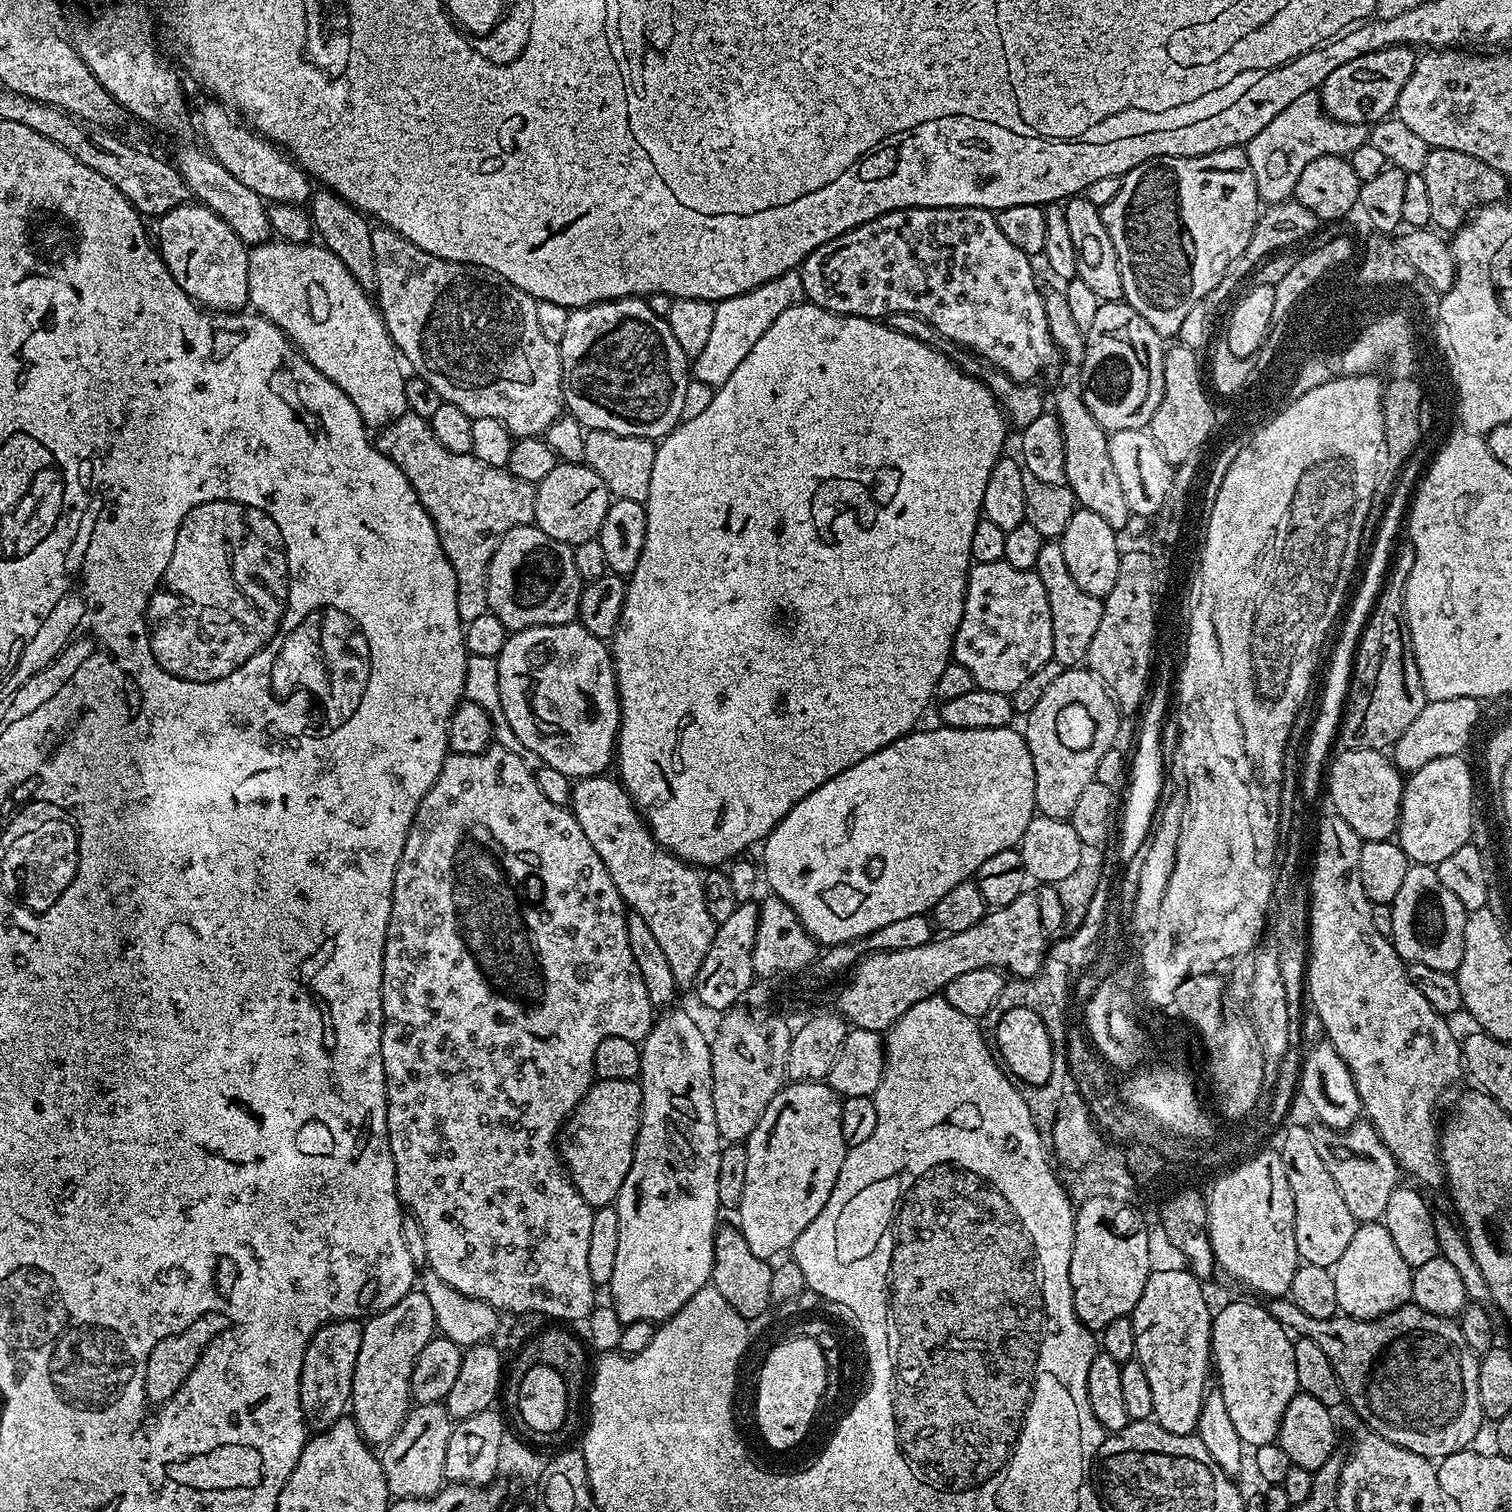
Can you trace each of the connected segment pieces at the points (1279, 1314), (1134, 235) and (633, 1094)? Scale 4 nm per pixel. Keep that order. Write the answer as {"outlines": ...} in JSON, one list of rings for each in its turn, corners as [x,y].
{"outlines":[[[[1290,1298],[1269,1299],[1266,1307],[1289,1333],[1314,1342],[1314,1346],[1319,1346],[1322,1354],[1330,1358],[1330,1366],[1334,1366],[1334,1374],[1340,1379],[1347,1403],[1352,1403],[1349,1404],[1351,1411],[1382,1438],[1406,1450],[1414,1450],[1414,1454],[1422,1454],[1433,1462],[1475,1445],[1472,1443],[1480,1432],[1480,1423],[1486,1420],[1482,1404],[1478,1402],[1480,1361],[1477,1353],[1468,1349],[1466,1338],[1462,1338],[1462,1330],[1455,1319],[1430,1314],[1414,1302],[1403,1304],[1377,1320],[1359,1320],[1343,1314],[1330,1318],[1307,1316],[1294,1306]]],[[[1237,146],[1223,148],[1201,156],[1157,156],[1154,160],[1142,162],[1138,166],[1134,166],[1134,170],[1125,174],[1120,181],[1118,194],[1114,194],[1114,198],[1109,204],[1104,205],[1102,211],[1106,230],[1110,230],[1110,242],[1114,242],[1114,250],[1118,254],[1118,266],[1122,270],[1123,301],[1133,307],[1138,314],[1142,314],[1160,336],[1176,338],[1180,335],[1182,318],[1186,318],[1186,314],[1190,314],[1190,310],[1201,307],[1205,303],[1204,299],[1207,301],[1211,297],[1214,286],[1218,286],[1218,282],[1230,266],[1230,262],[1234,262],[1234,258],[1238,258],[1238,254],[1242,254],[1242,250],[1246,250],[1246,246],[1250,242],[1250,234],[1256,225],[1256,218],[1262,211],[1262,201],[1258,194],[1258,186],[1254,182],[1254,170],[1250,170],[1248,153],[1243,147]]],[[[597,1079],[592,1087],[588,1089],[578,1102],[578,1106],[572,1111],[572,1115],[564,1121],[558,1133],[558,1151],[560,1159],[564,1165],[564,1171],[568,1173],[568,1177],[572,1180],[572,1185],[578,1190],[578,1194],[582,1194],[582,1198],[586,1198],[588,1205],[593,1210],[598,1208],[606,1208],[615,1205],[618,1194],[622,1190],[622,1182],[626,1182],[626,1174],[630,1170],[630,1162],[632,1161],[632,1151],[636,1149],[636,1135],[640,1129],[640,1103],[642,1102],[642,1090],[636,1080],[602,1080]]]]}

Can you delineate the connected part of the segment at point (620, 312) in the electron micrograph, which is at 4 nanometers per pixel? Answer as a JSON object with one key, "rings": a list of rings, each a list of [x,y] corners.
{"rings":[[[623,296],[620,300],[603,300],[585,308],[571,309],[566,318],[566,331],[564,331],[559,346],[560,361],[562,362],[564,406],[585,429],[606,430],[614,434],[626,434],[627,436],[637,436],[638,438],[659,442],[676,428],[676,425],[680,423],[685,415],[684,403],[688,400],[688,380],[690,384],[690,359],[686,353],[682,352],[682,347],[678,346],[678,341],[671,334],[670,326],[667,324],[665,317],[654,314],[654,310],[650,310],[647,299],[638,296]]]}

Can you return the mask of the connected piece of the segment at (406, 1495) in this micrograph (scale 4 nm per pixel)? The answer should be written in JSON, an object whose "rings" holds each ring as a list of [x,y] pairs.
{"rings":[[[443,1403],[409,1407],[408,1417],[387,1444],[383,1445],[380,1456],[389,1497],[398,1500],[425,1500],[439,1494],[446,1484],[446,1445],[450,1443],[453,1423],[454,1419]]]}

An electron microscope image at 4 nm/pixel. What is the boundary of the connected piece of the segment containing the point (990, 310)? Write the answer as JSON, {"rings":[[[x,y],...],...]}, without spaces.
{"rings":[[[903,208],[902,210],[894,210],[893,212],[887,212],[882,214],[878,218],[874,218],[870,222],[866,222],[862,226],[857,228],[851,228],[850,231],[842,233],[838,238],[834,238],[830,242],[826,242],[822,246],[818,246],[813,252],[804,259],[804,263],[800,265],[798,271],[802,278],[802,286],[804,287],[805,297],[811,303],[817,304],[820,308],[825,308],[831,312],[837,312],[843,316],[871,316],[873,318],[887,318],[894,315],[895,312],[901,312],[902,314],[914,314],[918,318],[922,318],[926,322],[930,322],[930,326],[935,330],[937,337],[943,338],[944,336],[948,340],[953,340],[956,344],[961,344],[964,348],[969,348],[976,356],[981,356],[984,360],[989,360],[994,367],[997,368],[997,373],[1006,375],[1010,379],[1017,382],[1036,382],[1044,376],[1056,363],[1061,363],[1062,357],[1060,352],[1056,349],[1054,338],[1050,334],[1050,326],[1047,325],[1046,310],[1043,308],[1044,297],[1041,290],[1036,289],[1036,280],[1032,277],[1032,264],[1033,261],[1026,255],[1022,254],[1022,250],[1018,250],[1018,246],[1013,246],[1010,241],[1002,234],[1002,230],[998,230],[998,222],[995,215],[987,208]]]}

